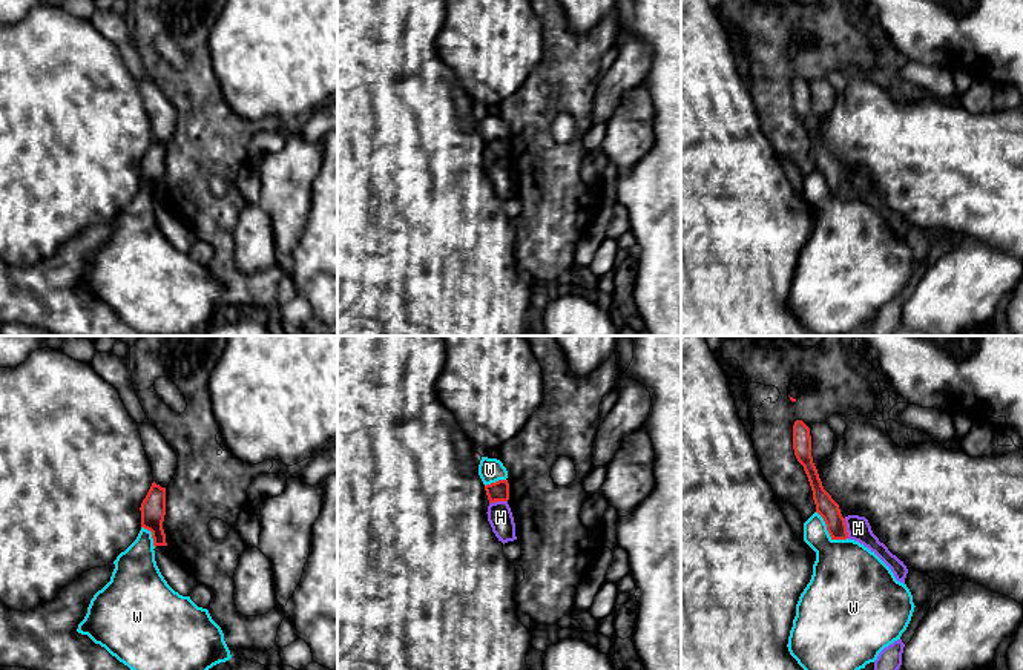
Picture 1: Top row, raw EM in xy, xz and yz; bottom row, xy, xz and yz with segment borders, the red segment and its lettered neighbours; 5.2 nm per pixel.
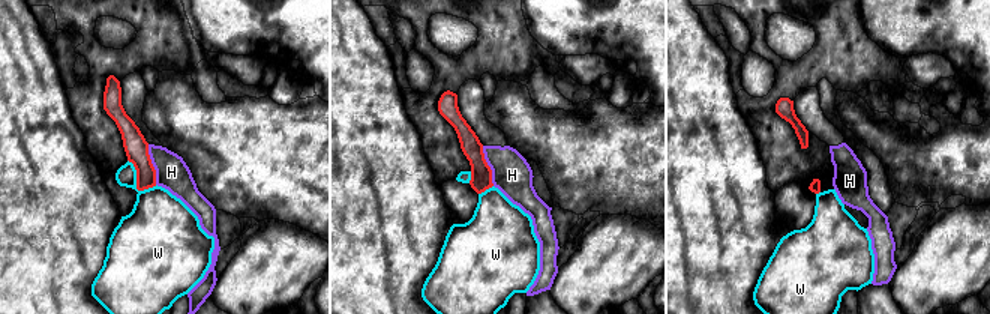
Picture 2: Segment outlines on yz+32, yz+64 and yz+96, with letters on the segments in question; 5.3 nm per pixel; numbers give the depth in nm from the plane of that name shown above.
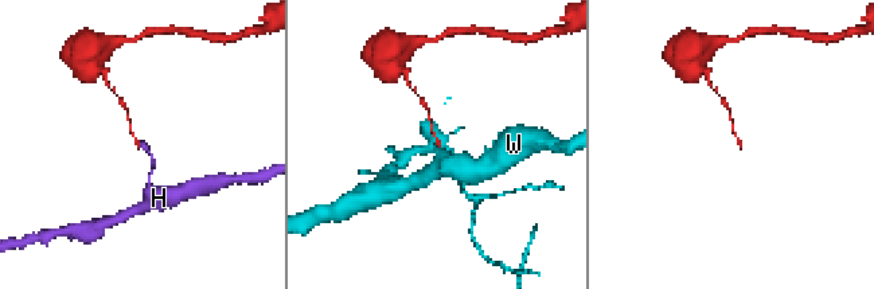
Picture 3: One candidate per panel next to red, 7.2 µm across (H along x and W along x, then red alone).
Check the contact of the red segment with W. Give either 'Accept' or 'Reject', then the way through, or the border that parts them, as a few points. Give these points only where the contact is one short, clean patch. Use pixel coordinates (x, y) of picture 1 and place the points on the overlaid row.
Reject. Boundary: yz (816, 511), (833, 538), (847, 538)

